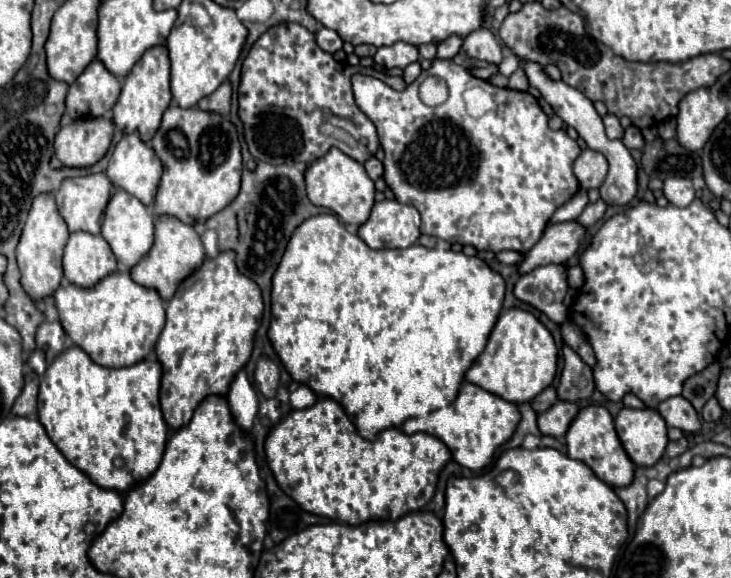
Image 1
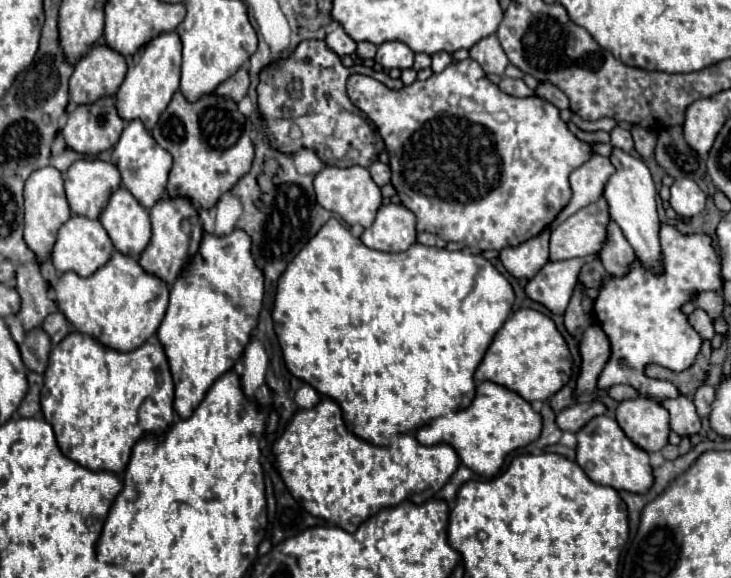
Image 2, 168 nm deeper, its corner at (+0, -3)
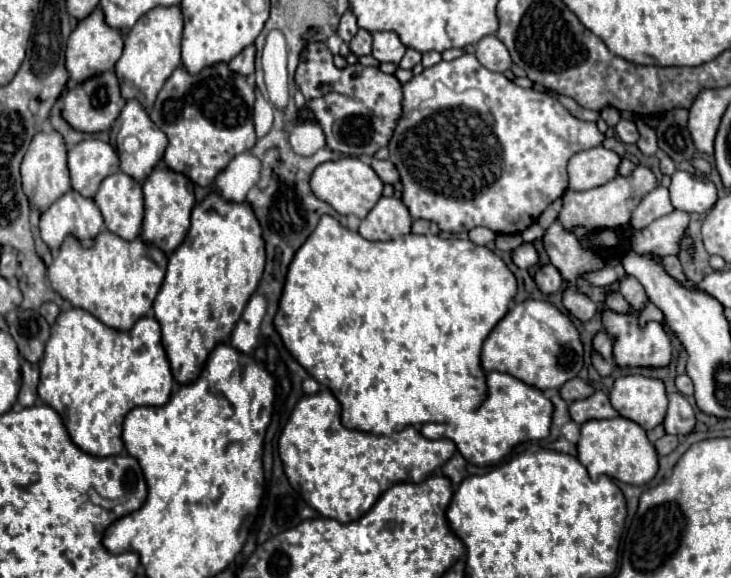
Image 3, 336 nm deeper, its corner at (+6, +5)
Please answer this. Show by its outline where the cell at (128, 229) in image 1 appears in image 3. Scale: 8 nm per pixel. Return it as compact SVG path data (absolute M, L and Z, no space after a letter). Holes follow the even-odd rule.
M123 172L111 174L101 182L93 200L109 232L117 232L117 236L125 236L125 240L139 236L143 222L143 192L139 182Z

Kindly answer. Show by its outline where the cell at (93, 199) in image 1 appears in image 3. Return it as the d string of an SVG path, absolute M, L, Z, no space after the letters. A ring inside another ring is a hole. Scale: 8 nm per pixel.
M83 140L67 152L67 166L69 166L69 176L71 176L71 188L77 188L81 196L93 198L97 194L97 188L101 186L101 180L105 180L105 176L119 170L119 158L111 144L101 142L101 140Z

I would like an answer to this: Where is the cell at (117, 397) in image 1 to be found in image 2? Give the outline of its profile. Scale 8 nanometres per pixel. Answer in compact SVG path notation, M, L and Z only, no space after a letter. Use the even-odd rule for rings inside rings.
M67 334L49 356L45 386L41 390L41 410L53 426L61 452L89 470L107 470L121 474L131 456L131 448L145 434L163 434L173 424L173 378L169 372L165 350L159 342L145 342L131 352L117 352L103 346L89 334Z

